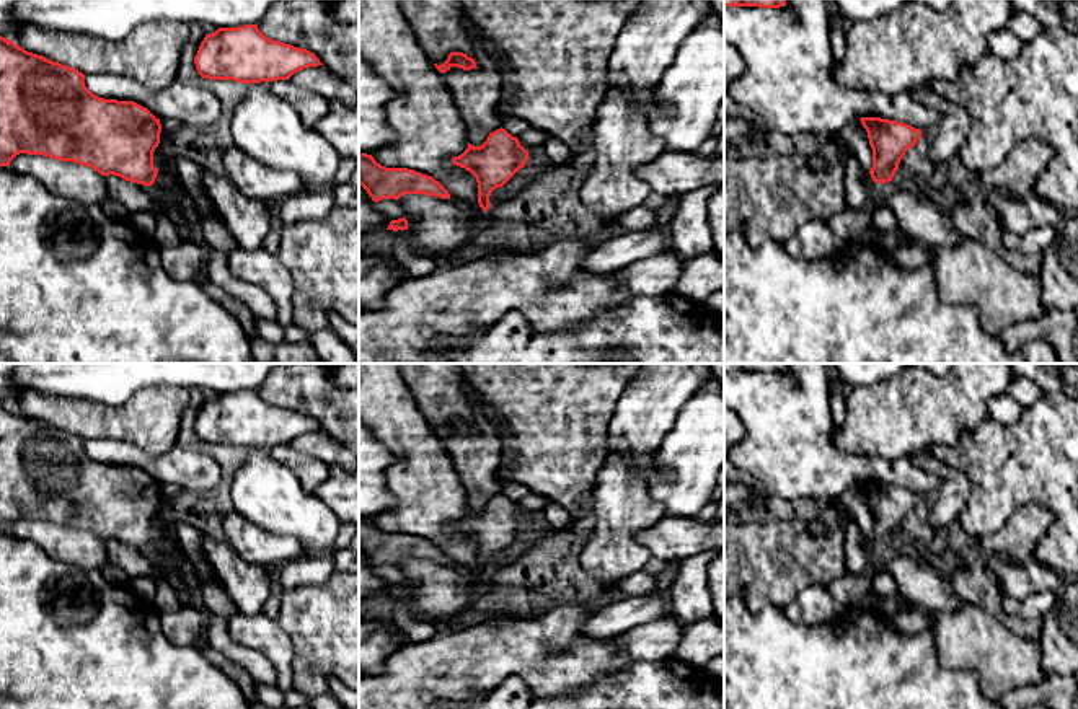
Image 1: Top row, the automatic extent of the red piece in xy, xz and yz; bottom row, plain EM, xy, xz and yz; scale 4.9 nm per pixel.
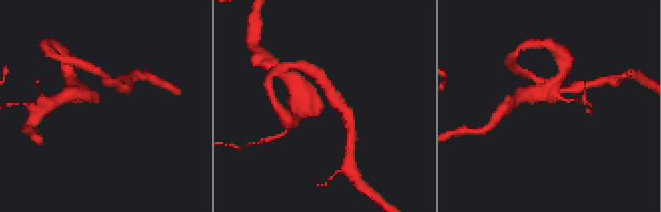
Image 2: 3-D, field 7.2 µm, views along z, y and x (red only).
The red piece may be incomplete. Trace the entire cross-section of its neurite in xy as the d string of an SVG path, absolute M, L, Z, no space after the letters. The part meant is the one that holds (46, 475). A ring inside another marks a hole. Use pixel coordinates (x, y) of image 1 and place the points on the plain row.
M0 401L0 531L8 531L20 518L42 520L152 551L158 539L153 517L160 509L160 484L134 466L93 460L83 445L77 434L28 417Z

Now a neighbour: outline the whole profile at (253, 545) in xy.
M236 510L225 517L222 530L225 533L225 541L248 564L284 566L305 554L305 549L297 538L261 530Z

